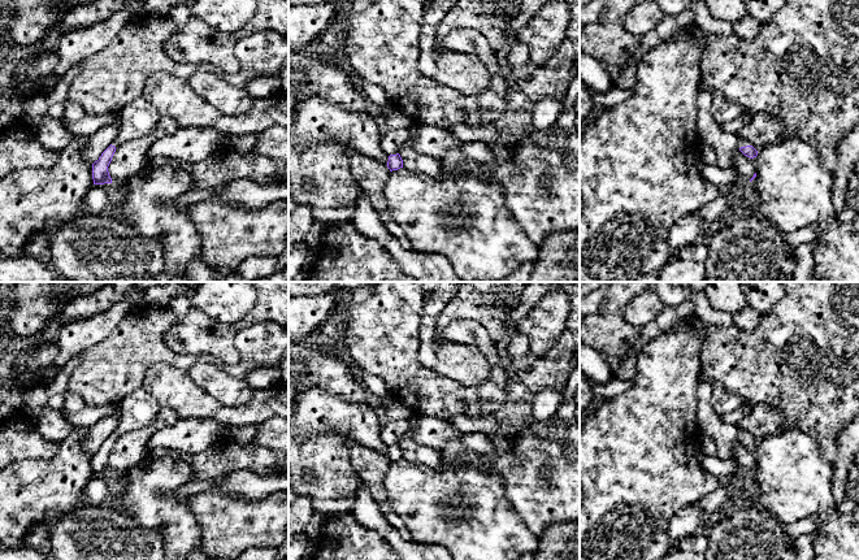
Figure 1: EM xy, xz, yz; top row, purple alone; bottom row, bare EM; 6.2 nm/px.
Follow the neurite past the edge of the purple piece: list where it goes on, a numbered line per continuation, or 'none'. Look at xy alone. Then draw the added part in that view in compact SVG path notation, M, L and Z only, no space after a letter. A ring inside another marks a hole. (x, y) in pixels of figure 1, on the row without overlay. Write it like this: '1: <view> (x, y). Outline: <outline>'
1: xy (138, 409). Outline: M143 387L123 398L120 407L121 420L117 430L112 434L116 439L125 431L151 425L160 411L157 400Z

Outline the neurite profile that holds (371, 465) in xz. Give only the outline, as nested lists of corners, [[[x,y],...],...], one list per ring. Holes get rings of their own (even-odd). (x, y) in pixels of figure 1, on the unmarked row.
[[[352,438],[347,442],[347,448],[353,469],[360,481],[369,489],[373,499],[378,503],[382,515],[405,541],[411,541],[409,530],[402,518],[391,509],[383,487],[385,476],[390,465],[387,456]]]

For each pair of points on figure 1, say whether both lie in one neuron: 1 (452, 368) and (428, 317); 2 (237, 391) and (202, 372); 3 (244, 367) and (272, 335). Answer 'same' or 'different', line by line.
1: same
2: same
3: same

